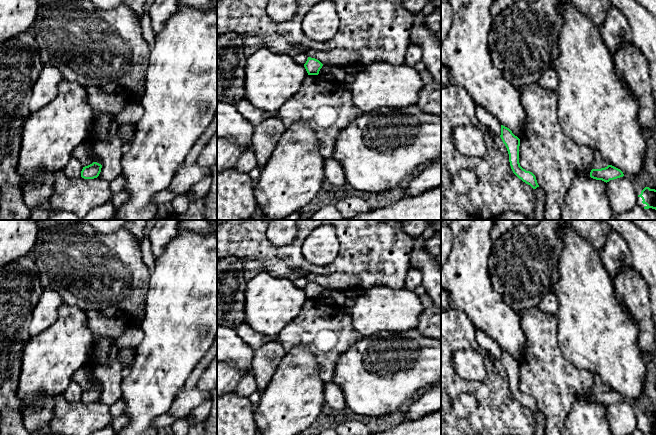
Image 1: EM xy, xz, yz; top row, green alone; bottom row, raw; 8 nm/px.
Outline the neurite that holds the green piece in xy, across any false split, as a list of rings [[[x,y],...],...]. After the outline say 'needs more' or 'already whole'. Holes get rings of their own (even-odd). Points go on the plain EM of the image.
[[[93,386],[92,388],[83,391],[81,395],[81,401],[84,403],[94,403],[97,402],[101,396],[102,389]]]; already whole

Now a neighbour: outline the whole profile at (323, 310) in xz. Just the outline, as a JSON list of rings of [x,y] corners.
[[[308,299],[295,319],[279,332],[277,341],[286,352],[298,345],[307,348],[316,356],[320,378],[329,383],[333,380],[339,356],[362,338],[363,336],[353,326],[350,314],[318,299]]]

